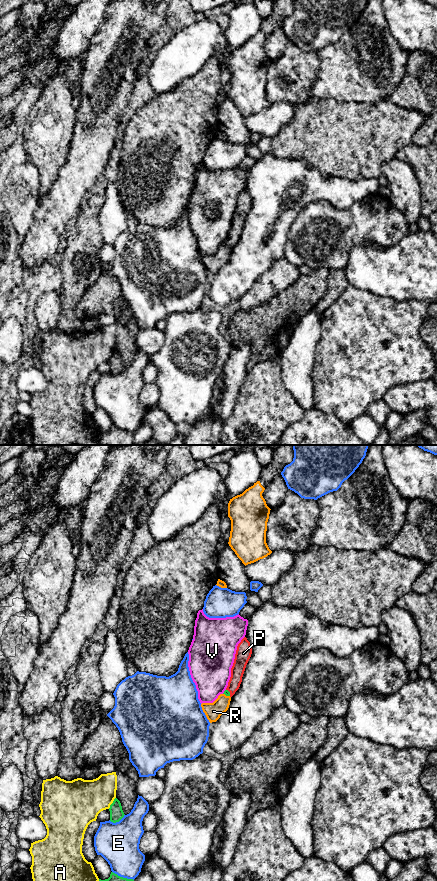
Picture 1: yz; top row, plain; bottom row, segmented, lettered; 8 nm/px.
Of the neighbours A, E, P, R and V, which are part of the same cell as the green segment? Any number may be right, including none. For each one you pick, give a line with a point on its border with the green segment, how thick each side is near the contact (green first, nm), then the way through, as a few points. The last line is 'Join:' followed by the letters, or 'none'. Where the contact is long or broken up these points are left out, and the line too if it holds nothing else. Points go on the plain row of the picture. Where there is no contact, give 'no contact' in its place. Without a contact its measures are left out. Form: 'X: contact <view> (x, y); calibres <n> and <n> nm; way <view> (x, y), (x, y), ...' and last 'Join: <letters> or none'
P: contact yz (229, 244); calibres 50 and 110 nm
Join: P

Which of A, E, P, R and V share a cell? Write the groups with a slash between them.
A / E / P / R / V

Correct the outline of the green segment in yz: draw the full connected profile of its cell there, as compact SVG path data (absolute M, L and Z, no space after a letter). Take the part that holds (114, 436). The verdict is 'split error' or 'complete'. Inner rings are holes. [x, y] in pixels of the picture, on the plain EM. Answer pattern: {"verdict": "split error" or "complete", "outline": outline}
{"verdict": "complete", "outline": "M111 424L108 431L99 431L98 440L100 445L134 445L134 432Z"}

